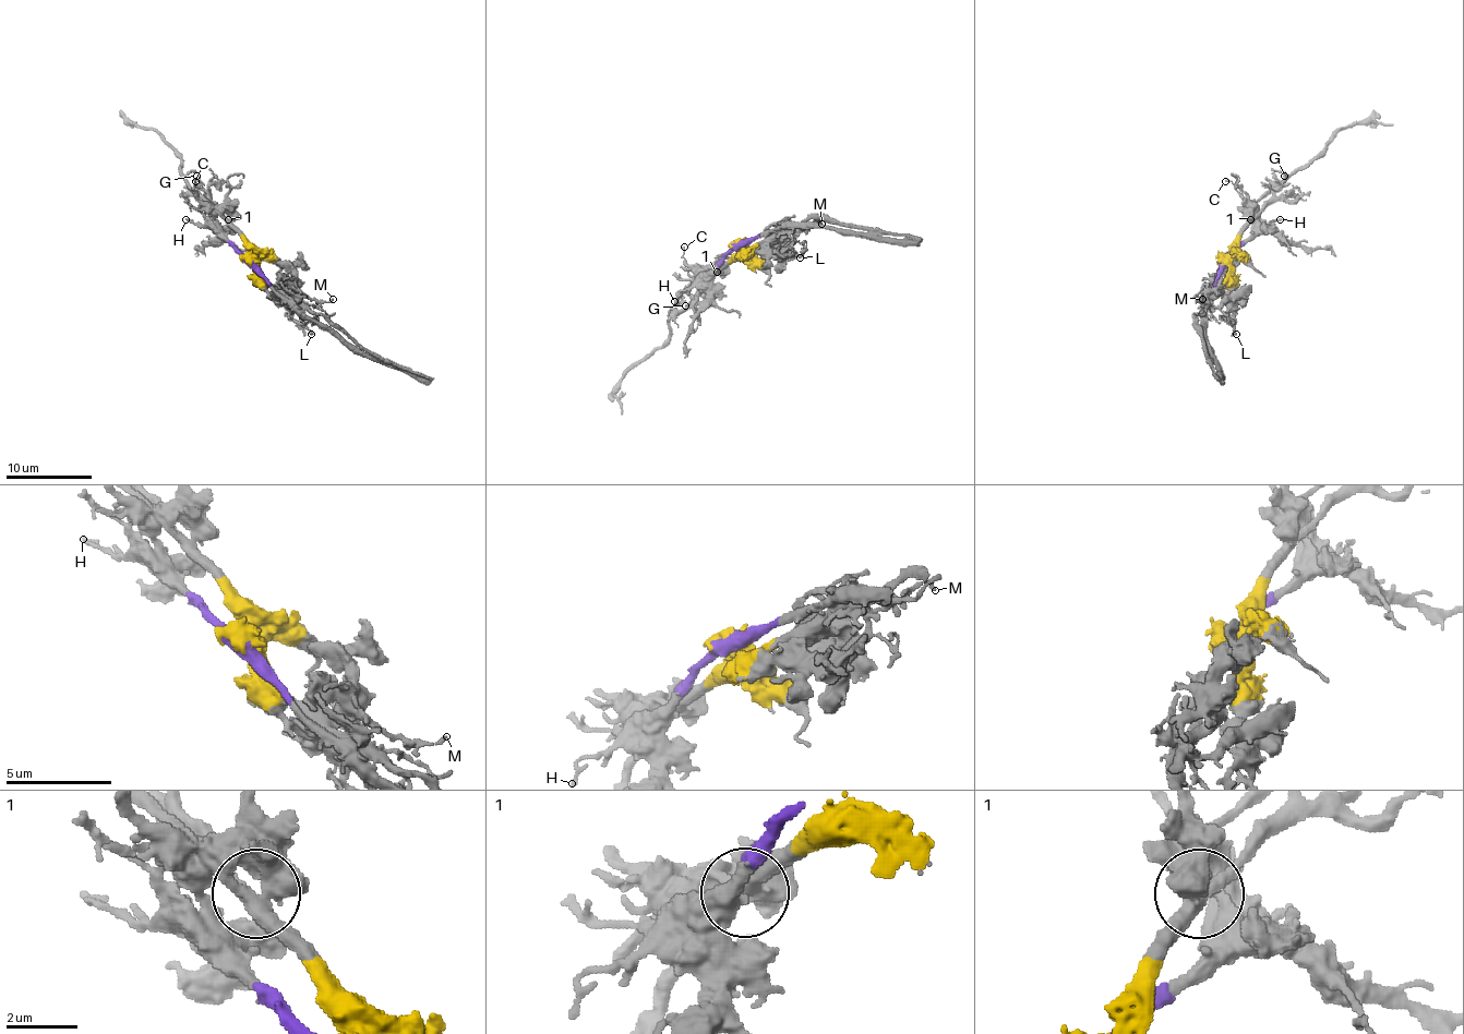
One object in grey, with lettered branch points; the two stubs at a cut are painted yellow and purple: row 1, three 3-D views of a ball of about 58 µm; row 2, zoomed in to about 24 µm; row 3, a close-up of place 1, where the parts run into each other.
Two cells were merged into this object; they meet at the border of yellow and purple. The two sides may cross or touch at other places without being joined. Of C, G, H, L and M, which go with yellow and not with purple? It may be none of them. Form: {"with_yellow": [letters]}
{"with_yellow": ["G", "L", "M"]}

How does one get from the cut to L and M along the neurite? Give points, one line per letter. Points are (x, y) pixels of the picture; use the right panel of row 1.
L: (1221, 260), (1227, 266), (1227, 300), (1235, 335)
M: (1221, 260), (1227, 266), (1227, 279), (1206, 296), (1206, 300), (1201, 302), (1201, 298)

